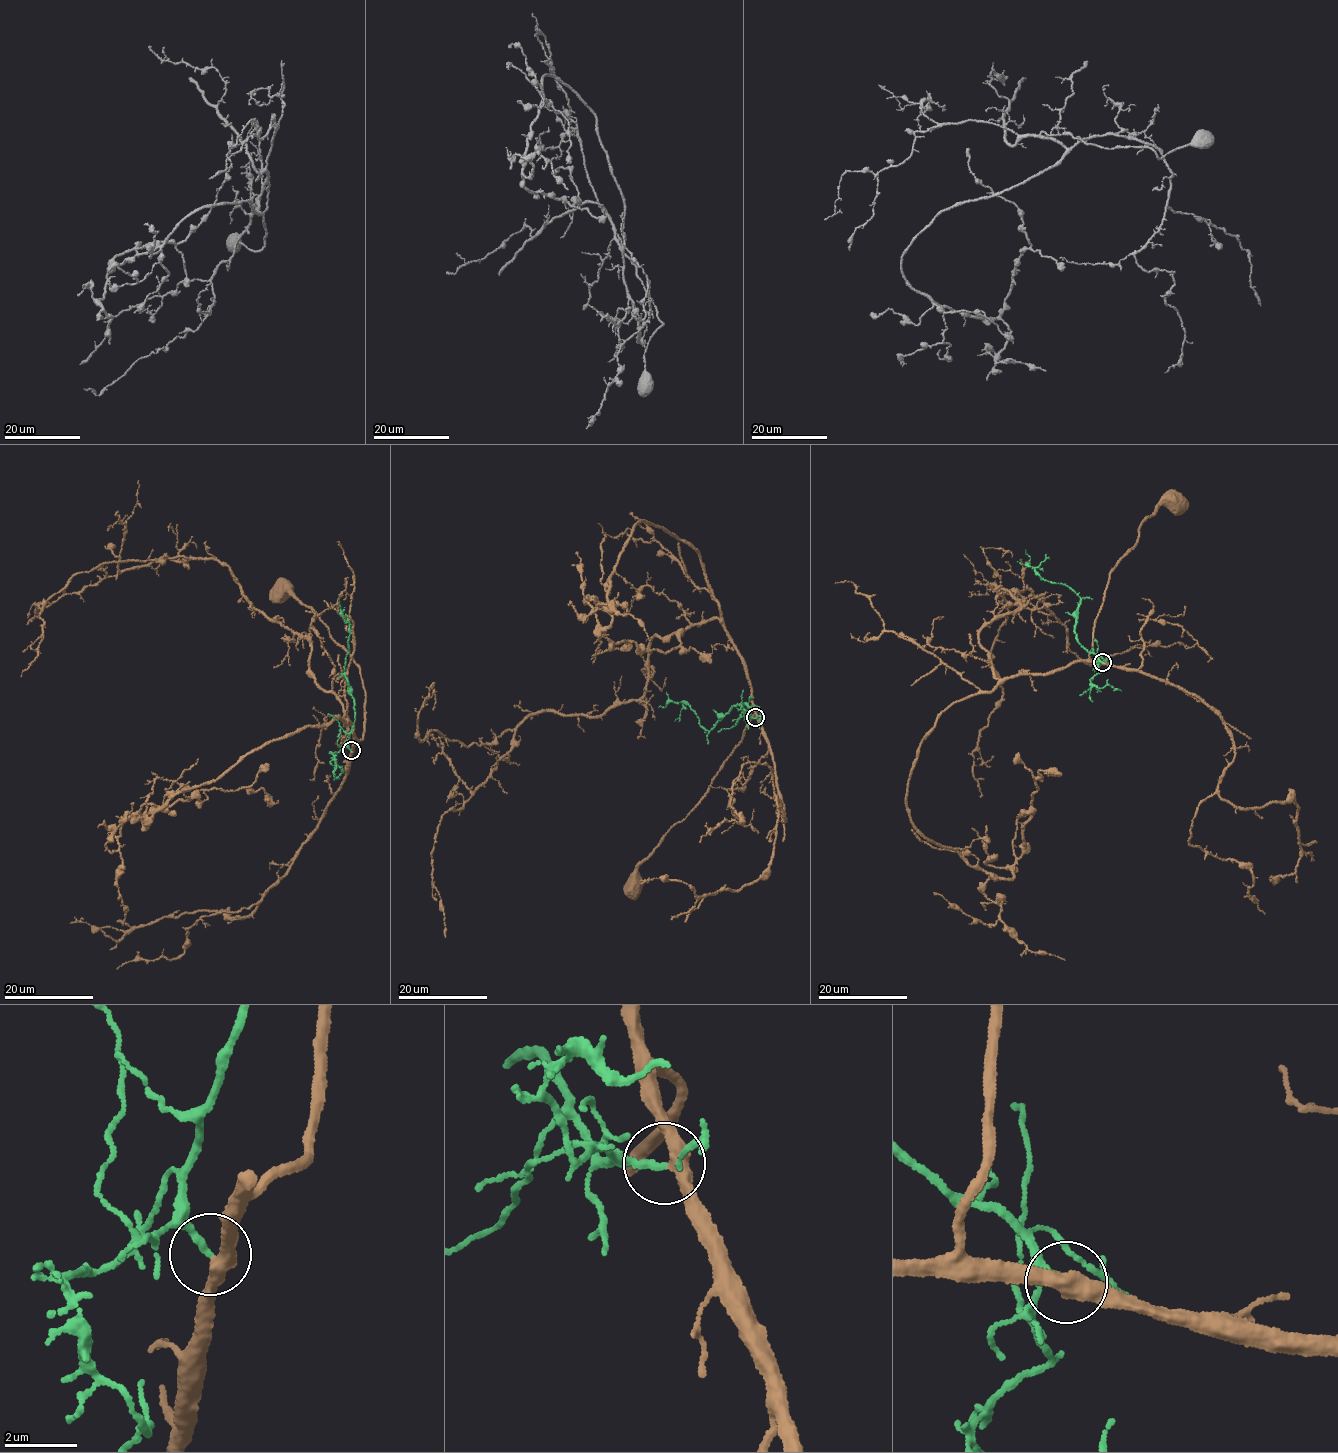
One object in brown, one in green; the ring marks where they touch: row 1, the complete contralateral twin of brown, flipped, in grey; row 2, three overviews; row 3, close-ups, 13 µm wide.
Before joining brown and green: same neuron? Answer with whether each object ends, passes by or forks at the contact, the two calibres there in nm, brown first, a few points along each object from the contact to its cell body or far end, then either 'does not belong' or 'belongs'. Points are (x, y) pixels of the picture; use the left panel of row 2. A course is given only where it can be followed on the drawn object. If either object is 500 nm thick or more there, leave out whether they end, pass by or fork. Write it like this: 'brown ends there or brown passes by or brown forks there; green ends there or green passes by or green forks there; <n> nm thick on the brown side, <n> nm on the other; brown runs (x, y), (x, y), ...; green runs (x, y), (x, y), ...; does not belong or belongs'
brown passes by; green ends there; 440 nm thick on the brown side, 200 nm on the other; brown runs (351, 751), (363, 738), (365, 698), (360, 665), (330, 636), (329, 628), (317, 612), (285, 589), (283, 591); green runs (350, 750), (347, 743), (355, 716), (345, 672), (350, 633), (349, 624), (341, 616), (339, 597); belongs

